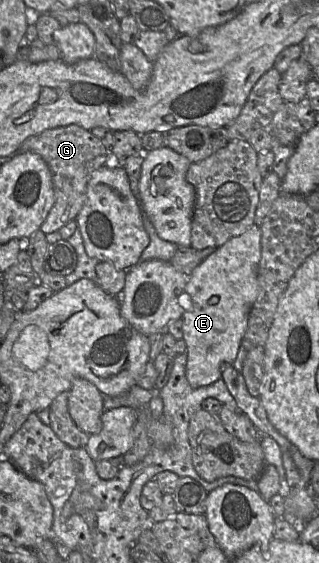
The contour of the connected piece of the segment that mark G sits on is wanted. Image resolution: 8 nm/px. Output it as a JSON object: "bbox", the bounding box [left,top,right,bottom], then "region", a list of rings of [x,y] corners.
{"bbox":[18,124,111,234],"region":[[[75,124],[48,129],[30,136],[24,140],[18,152],[33,152],[40,155],[52,174],[55,202],[39,229],[45,234],[58,232],[70,221],[75,221],[84,205],[91,174],[96,169],[107,165],[106,163],[111,157],[110,150],[100,139],[89,130]]]}

